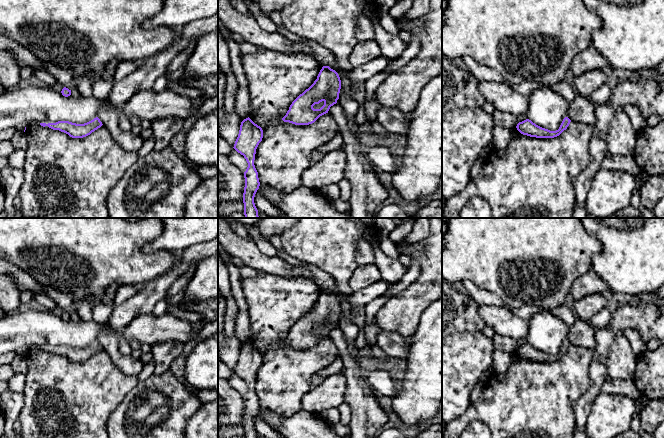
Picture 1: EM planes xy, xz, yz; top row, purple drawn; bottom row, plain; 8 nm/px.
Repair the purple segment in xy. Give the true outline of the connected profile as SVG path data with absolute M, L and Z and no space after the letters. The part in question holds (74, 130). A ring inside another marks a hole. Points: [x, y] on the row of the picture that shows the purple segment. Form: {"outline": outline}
{"outline": "M98 117L84 123L76 124L69 121L58 121L56 123L40 123L41 126L48 126L53 130L59 130L68 134L72 138L83 138L100 128L103 124Z"}

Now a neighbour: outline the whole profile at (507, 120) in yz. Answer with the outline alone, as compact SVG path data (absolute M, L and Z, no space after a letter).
M495 110L492 114L492 118L495 126L502 126L504 128L513 129L516 128L519 123L517 117L511 113Z

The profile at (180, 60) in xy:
M192 40L188 47L180 52L170 63L164 75L159 77L154 85L152 86L152 90L154 92L161 92L167 88L167 81L169 76L179 69L182 66L185 66L186 62L189 60L191 54L193 53L196 43L198 40Z

